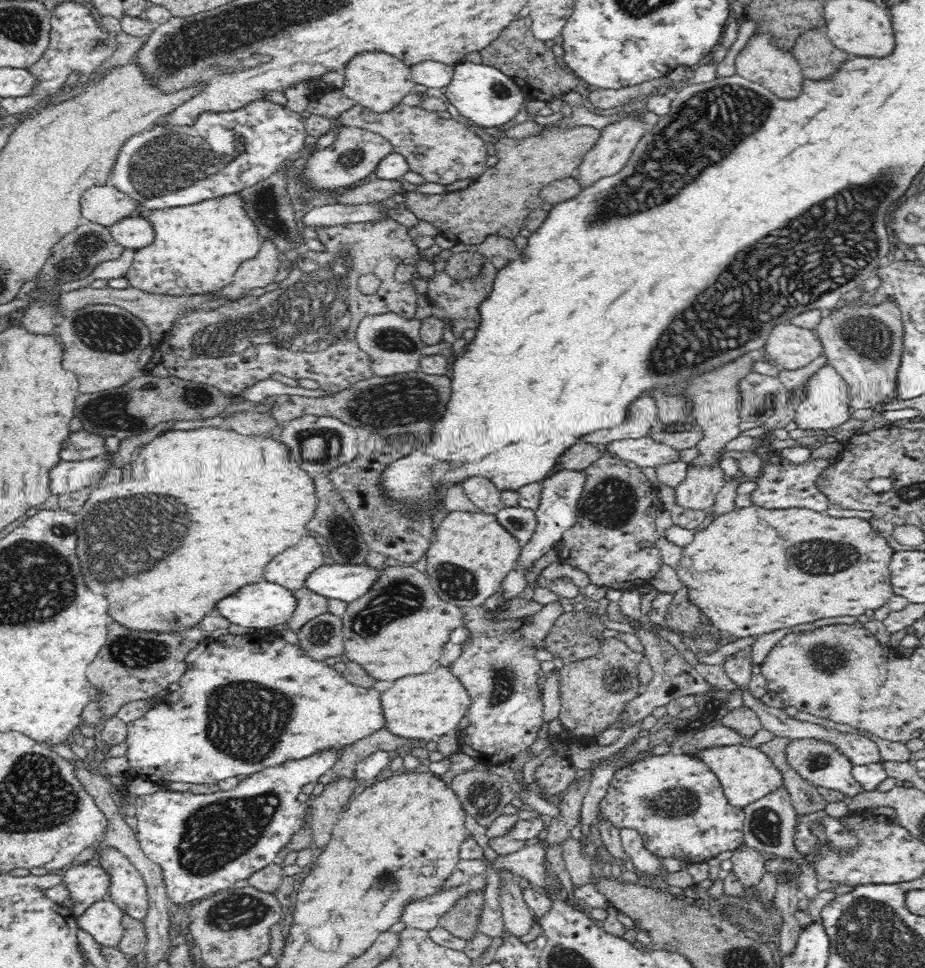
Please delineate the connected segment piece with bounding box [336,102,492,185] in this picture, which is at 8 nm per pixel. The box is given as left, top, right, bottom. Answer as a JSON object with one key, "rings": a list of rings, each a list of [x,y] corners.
{"rings":[[[403,102],[388,113],[374,113],[368,110],[368,106],[360,104],[348,111],[336,126],[362,128],[388,139],[394,151],[406,156],[410,170],[424,176],[426,182],[454,184],[458,180],[478,176],[486,170],[486,154],[492,148],[488,148],[490,145],[478,132],[470,130],[462,122],[442,118],[438,112],[426,108],[406,106]]]}

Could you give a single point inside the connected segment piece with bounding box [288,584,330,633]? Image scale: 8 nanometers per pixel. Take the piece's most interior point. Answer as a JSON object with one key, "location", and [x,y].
{"location":[310,603]}

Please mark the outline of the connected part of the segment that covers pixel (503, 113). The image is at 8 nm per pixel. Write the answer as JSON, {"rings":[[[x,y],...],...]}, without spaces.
{"rings":[[[465,60],[454,67],[450,84],[446,86],[445,100],[458,110],[460,116],[493,131],[517,115],[526,94],[520,84],[512,80],[503,69],[495,65],[476,64]]]}

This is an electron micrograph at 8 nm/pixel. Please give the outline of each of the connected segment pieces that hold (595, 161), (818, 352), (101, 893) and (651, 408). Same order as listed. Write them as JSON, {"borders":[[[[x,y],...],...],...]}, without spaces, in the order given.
{"borders":[[[[625,118],[618,123],[606,126],[602,129],[602,135],[594,148],[588,151],[577,166],[573,179],[584,190],[592,188],[599,180],[618,174],[630,160],[634,147],[639,138],[645,133],[646,126],[636,118]]],[[[789,322],[776,326],[770,332],[763,352],[788,370],[806,368],[825,355],[823,343],[812,329]]],[[[99,862],[78,864],[61,872],[74,902],[74,915],[79,917],[95,902],[102,900],[112,886],[112,876]]],[[[642,395],[627,406],[619,425],[602,431],[583,435],[580,440],[598,446],[609,439],[642,438],[657,422],[657,404],[653,398]]]]}

